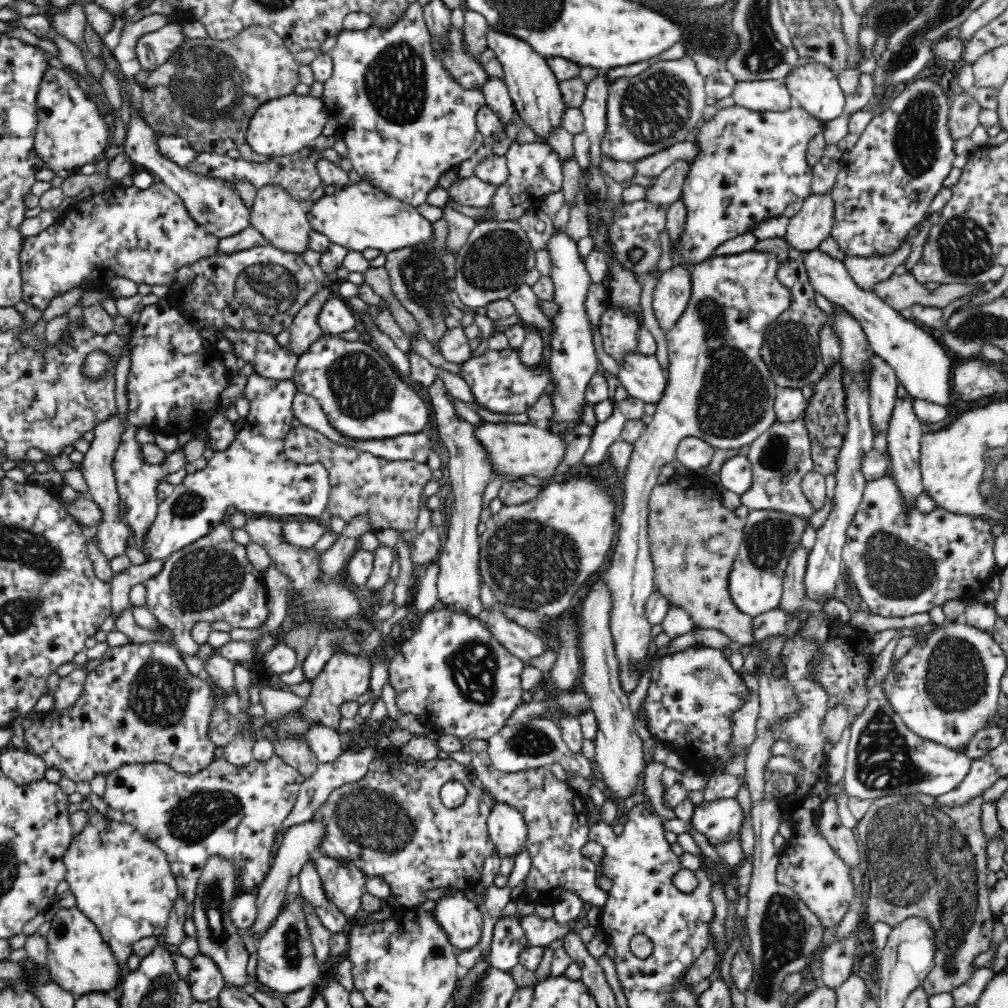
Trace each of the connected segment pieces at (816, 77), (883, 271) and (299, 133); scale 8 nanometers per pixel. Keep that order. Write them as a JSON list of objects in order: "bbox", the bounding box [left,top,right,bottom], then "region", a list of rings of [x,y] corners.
[{"bbox":[782,63,844,123],"region":[[[821,63],[796,66],[782,82],[796,106],[807,110],[824,123],[838,118],[843,113],[844,92],[839,84],[839,70],[829,69]]]},{"bbox":[843,223,922,291],"region":[[[916,223],[912,232],[903,240],[903,242],[886,254],[874,254],[872,256],[854,256],[847,255],[843,260],[847,271],[854,279],[854,282],[865,291],[886,278],[894,274],[896,266],[905,264],[906,259],[910,256],[912,248],[912,239],[922,230],[922,223]]]},{"bbox":[245,93,329,157],"region":[[[295,93],[278,97],[262,103],[258,110],[252,115],[252,118],[249,120],[249,129],[245,136],[245,143],[249,144],[254,152],[264,154],[264,156],[267,157],[281,157],[282,155],[294,154],[299,150],[305,149],[308,145],[312,145],[313,140],[316,140],[316,138],[322,134],[329,115],[320,97],[312,97],[309,94],[296,95]]]}]

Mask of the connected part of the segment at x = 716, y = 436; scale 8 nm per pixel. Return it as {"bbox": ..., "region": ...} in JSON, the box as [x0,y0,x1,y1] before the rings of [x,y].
{"bbox":[603,251,790,695],"region":[[[748,251],[740,254],[714,257],[698,263],[691,271],[692,294],[687,309],[678,322],[666,331],[669,354],[669,376],[664,394],[657,402],[655,414],[647,419],[644,433],[632,444],[633,452],[628,462],[623,484],[624,500],[619,516],[618,546],[614,548],[612,562],[603,573],[604,582],[611,590],[613,612],[610,628],[618,659],[618,678],[622,691],[628,695],[638,687],[650,642],[649,623],[645,613],[648,597],[655,591],[652,554],[648,536],[650,494],[657,486],[662,466],[675,459],[678,444],[688,437],[704,440],[722,450],[748,448],[777,420],[774,403],[779,387],[771,378],[768,365],[760,356],[766,326],[776,320],[790,304],[790,291],[776,278],[778,262],[771,252]]]}

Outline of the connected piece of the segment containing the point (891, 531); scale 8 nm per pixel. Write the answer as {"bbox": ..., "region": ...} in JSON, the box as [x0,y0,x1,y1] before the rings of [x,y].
{"bbox":[842,468,997,617],"region":[[[890,468],[881,478],[867,482],[863,500],[847,528],[842,559],[862,602],[874,614],[895,617],[929,612],[954,598],[969,598],[987,586],[997,565],[990,524],[967,514],[956,514],[937,507],[929,513],[904,500]]]}

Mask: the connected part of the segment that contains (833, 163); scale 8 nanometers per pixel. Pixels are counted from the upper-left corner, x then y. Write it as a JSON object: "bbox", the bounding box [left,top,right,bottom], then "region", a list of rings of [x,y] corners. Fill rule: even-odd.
{"bbox":[811,145,843,195],"region":[[[836,145],[825,147],[822,158],[813,166],[811,189],[814,195],[828,193],[832,188],[841,169],[839,162],[842,156],[843,152]]]}

